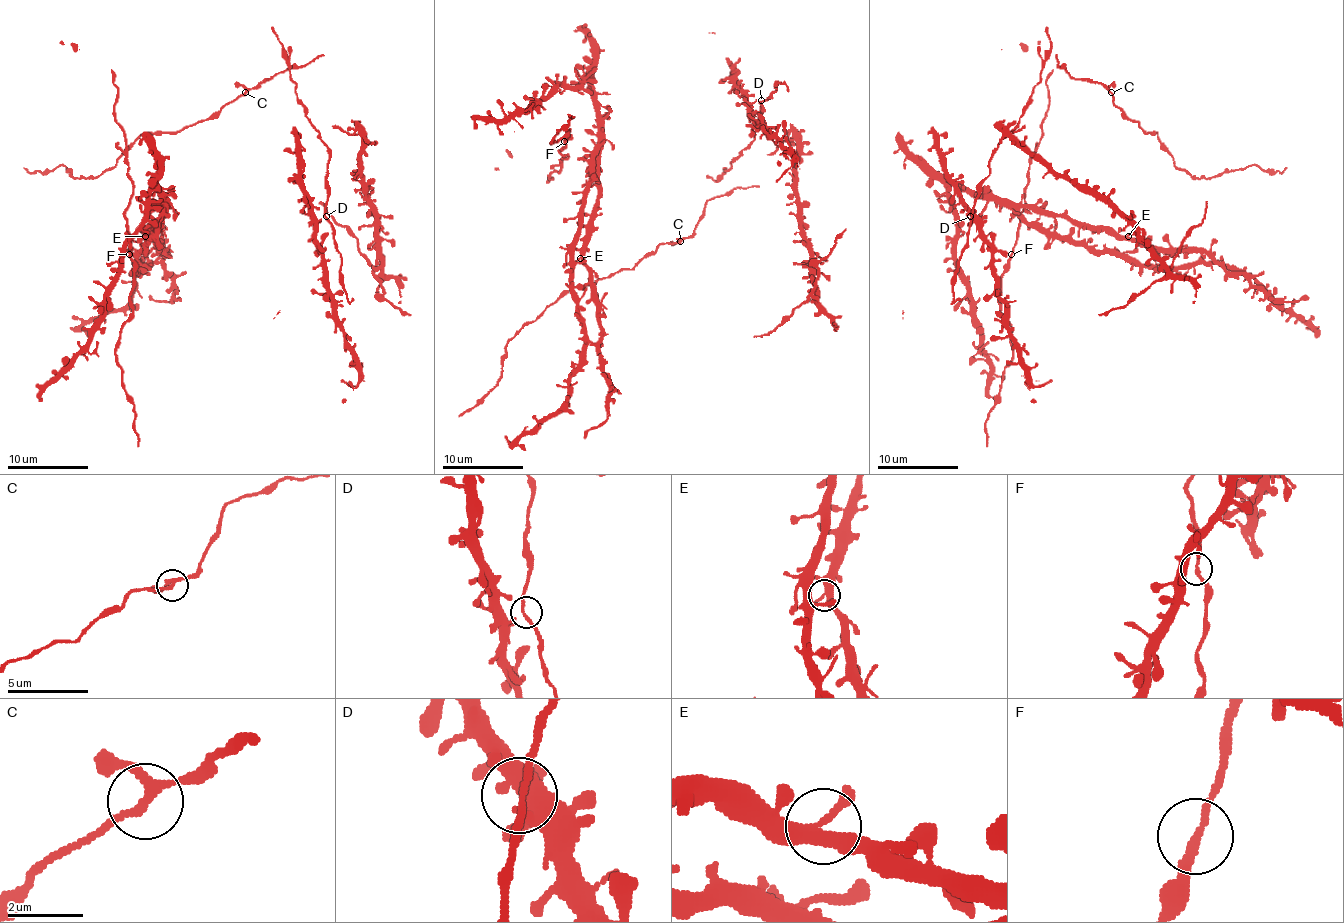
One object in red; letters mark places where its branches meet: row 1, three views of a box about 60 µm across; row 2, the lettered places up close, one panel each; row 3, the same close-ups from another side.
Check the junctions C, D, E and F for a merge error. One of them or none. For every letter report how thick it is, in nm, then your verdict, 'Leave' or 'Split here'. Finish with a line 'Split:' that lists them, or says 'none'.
C: Thickness 200 nm. Leave
D: Thickness 140 nm. Leave
E: Thickness 320 nm. Leave
F: Thickness 200 nm. Leave
Split: none

